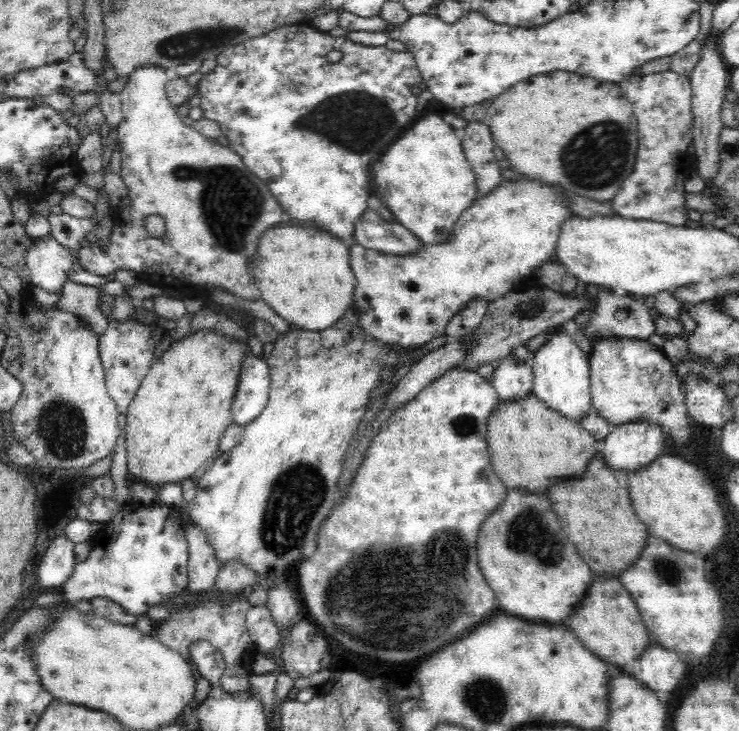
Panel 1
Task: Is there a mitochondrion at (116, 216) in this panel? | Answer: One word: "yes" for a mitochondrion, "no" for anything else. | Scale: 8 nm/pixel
no

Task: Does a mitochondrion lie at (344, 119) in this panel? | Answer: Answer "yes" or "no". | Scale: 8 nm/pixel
yes

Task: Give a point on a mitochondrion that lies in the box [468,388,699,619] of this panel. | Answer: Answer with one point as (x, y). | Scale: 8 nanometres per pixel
(529, 534)

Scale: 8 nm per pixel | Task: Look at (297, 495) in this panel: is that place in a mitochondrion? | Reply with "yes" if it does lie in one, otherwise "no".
yes

